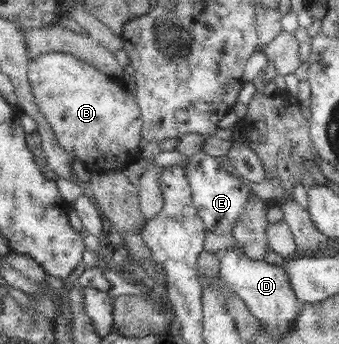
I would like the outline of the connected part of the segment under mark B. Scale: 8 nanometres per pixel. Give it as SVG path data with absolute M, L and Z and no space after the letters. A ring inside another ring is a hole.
M55 50L31 59L28 75L30 76L30 83L32 86L32 93L34 94L34 98L38 102L38 106L42 110L43 114L47 117L47 120L51 123L55 134L57 135L58 141L69 154L74 154L74 160L78 160L79 162L83 163L87 170L89 168L99 168L99 170L113 170L113 172L117 172L117 170L125 170L125 168L127 168L131 162L142 156L142 150L140 148L140 143L143 139L142 128L144 125L142 110L138 106L136 96L130 94L129 90L127 89L125 81L122 81L115 76L109 76L107 73L104 73L98 68L95 68L94 65L89 64L86 60L73 56L71 53L59 52Z

